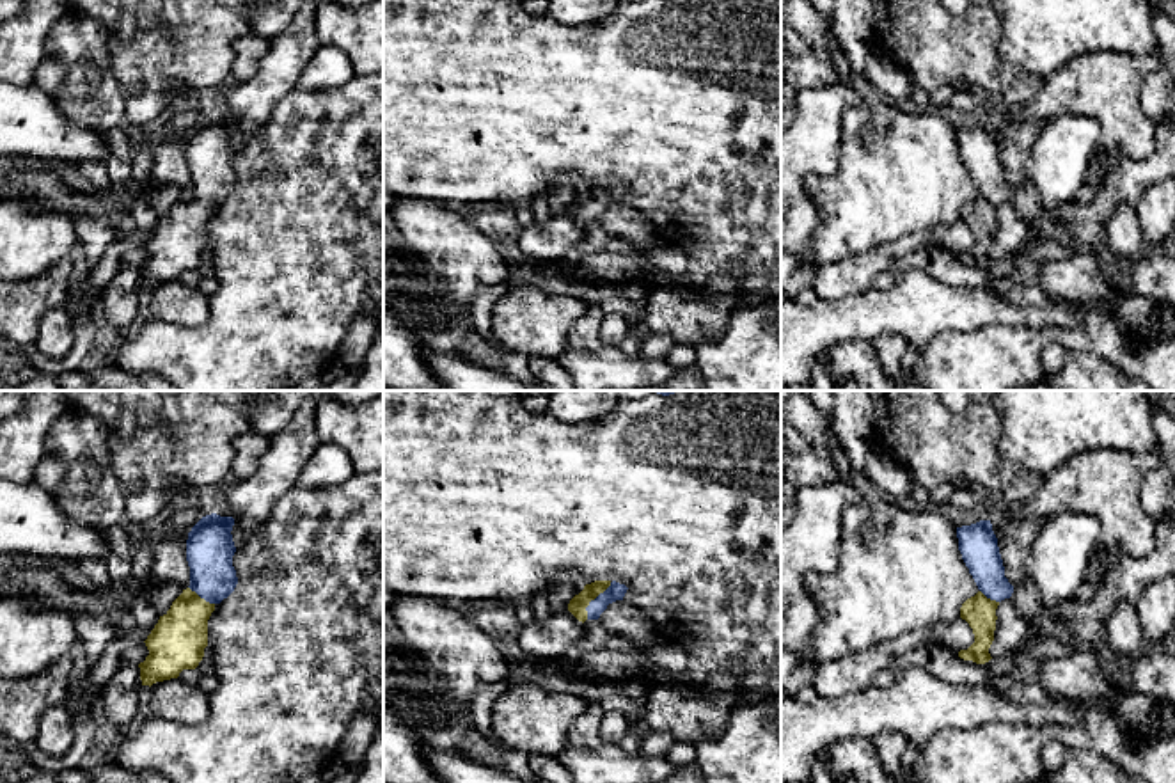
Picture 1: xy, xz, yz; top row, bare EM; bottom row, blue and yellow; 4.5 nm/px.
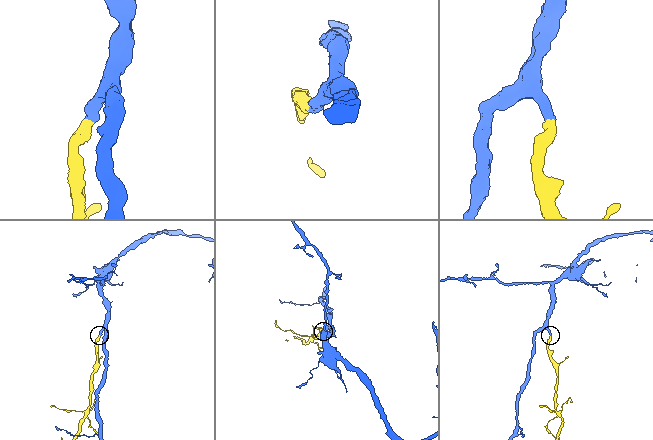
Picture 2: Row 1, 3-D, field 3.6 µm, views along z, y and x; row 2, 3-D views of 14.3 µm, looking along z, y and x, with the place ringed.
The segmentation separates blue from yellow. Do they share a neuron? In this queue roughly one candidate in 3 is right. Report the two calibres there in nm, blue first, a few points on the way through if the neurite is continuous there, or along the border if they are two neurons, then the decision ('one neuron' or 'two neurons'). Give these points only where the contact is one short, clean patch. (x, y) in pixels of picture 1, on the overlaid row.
80/80 nm | across xz (615, 592), (602, 592), (591, 601), (577, 606) | one neuron

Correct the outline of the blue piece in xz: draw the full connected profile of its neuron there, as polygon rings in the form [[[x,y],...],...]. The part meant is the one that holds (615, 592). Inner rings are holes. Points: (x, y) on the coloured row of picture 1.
[[[595,581],[586,584],[584,589],[570,600],[568,611],[582,623],[586,620],[598,620],[609,604],[623,600],[627,589],[625,584],[616,581]]]

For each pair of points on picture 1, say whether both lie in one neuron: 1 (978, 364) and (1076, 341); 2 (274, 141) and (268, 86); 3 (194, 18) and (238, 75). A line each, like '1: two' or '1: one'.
1: one
2: two
3: two

